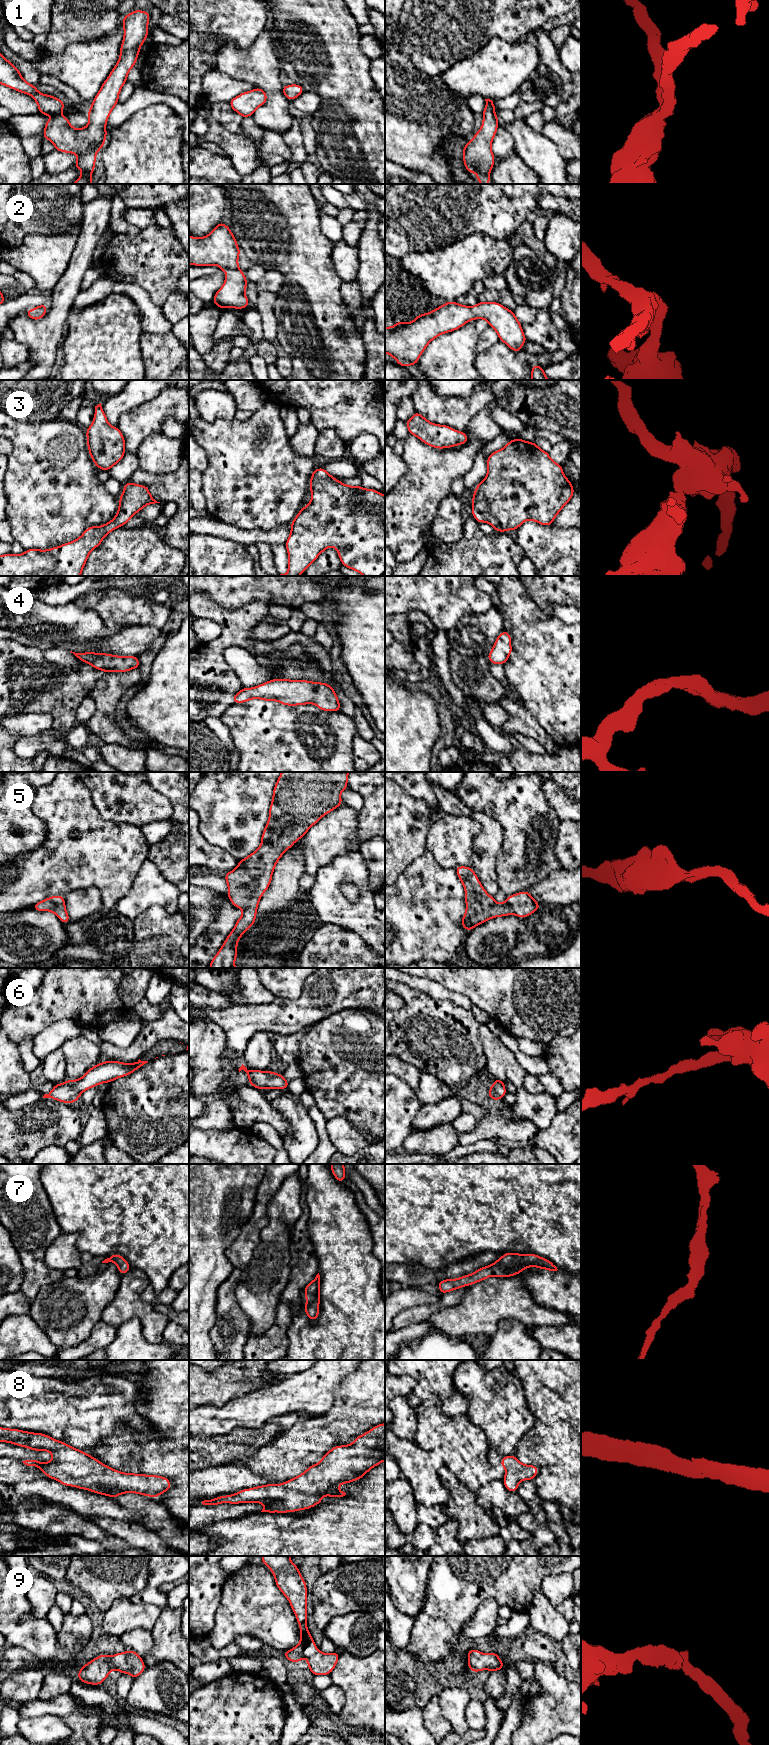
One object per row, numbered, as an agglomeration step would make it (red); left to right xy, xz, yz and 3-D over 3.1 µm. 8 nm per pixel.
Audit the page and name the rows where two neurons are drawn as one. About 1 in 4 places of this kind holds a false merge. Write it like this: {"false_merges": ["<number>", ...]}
{"false_merges": []}

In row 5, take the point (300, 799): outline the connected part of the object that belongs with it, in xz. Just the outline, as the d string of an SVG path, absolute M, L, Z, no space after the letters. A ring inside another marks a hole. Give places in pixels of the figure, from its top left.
M282 772L273 788L269 819L261 837L260 847L240 860L238 866L226 873L227 895L231 903L243 910L234 929L210 962L209 968L236 968L237 944L243 933L254 925L260 898L271 884L272 874L281 856L304 837L323 816L343 804L341 792L348 789L349 772Z

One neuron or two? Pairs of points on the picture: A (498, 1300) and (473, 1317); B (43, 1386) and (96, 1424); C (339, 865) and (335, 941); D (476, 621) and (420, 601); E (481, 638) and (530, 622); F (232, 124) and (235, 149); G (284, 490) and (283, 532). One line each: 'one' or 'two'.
A: one
B: one
C: two
D: two
E: two
F: two
G: two

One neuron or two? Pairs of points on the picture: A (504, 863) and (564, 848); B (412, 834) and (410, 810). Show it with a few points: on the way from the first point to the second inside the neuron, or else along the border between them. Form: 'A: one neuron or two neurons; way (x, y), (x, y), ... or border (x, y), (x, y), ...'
A: two neurons; border (557, 827), (555, 856), (561, 867)
B: one neuron; way (412, 828), (410, 826), (410, 816)

